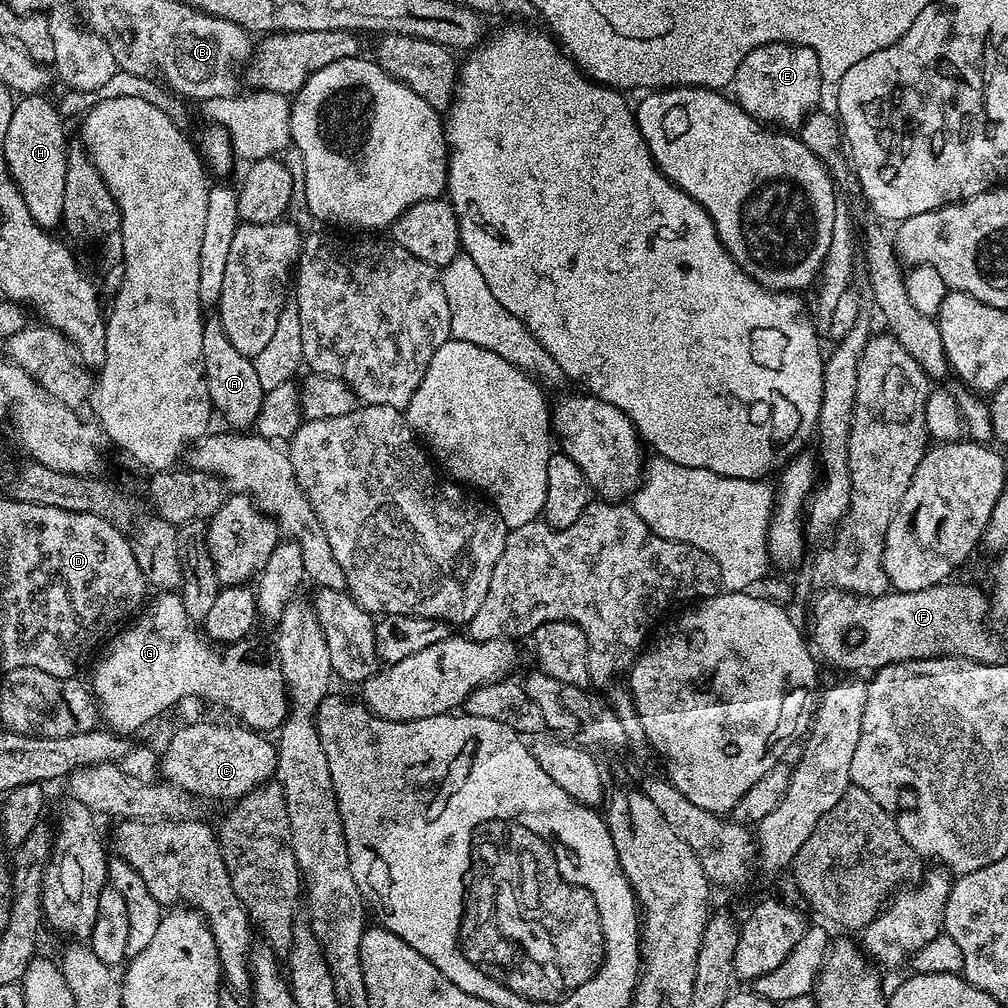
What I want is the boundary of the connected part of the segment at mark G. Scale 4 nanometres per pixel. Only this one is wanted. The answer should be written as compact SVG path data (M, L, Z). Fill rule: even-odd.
M164 590L157 596L160 597L149 599L139 615L107 641L104 657L92 672L90 687L101 721L117 734L129 734L174 707L183 696L197 696L212 704L225 704L241 725L261 734L279 729L290 707L279 664L270 660L268 664L247 639L227 647L217 646L191 628L175 591Z

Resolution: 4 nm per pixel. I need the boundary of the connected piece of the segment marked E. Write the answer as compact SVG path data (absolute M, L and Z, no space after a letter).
M767 44L746 54L730 88L736 91L734 99L740 108L761 124L780 130L796 130L819 105L816 103L820 100L820 87L825 84L814 50L803 48L801 44Z

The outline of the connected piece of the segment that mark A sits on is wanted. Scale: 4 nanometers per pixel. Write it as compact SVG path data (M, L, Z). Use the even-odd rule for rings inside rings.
M209 315L204 321L202 330L202 362L204 377L210 394L213 409L229 424L232 430L248 430L255 425L260 407L264 401L264 388L258 382L258 374L254 371L252 360L238 354L220 325L219 315Z

